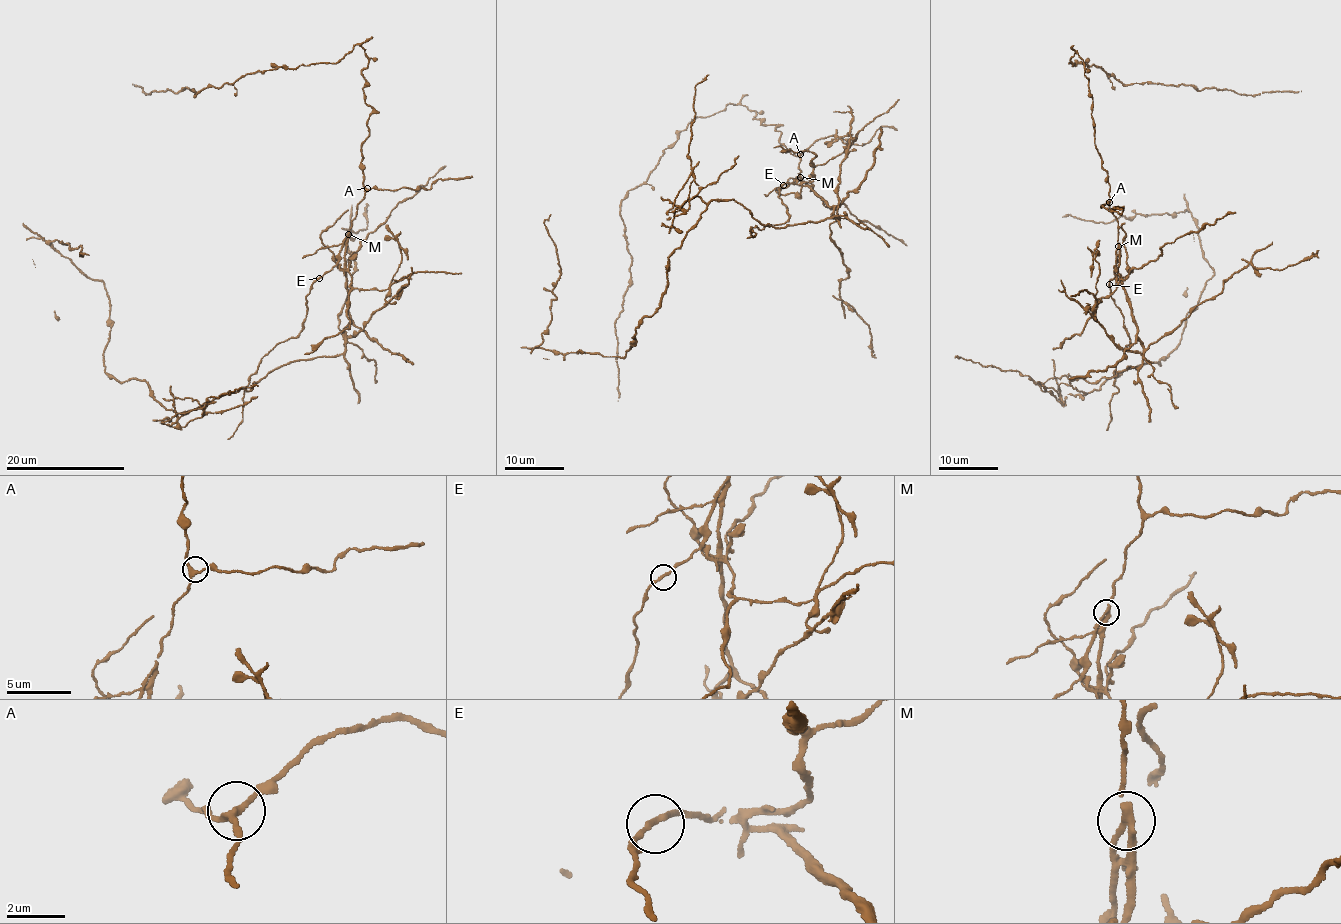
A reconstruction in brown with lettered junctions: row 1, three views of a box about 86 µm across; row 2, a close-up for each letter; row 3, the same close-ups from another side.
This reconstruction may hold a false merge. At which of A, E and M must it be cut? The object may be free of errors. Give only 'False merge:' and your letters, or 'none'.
False merge: M

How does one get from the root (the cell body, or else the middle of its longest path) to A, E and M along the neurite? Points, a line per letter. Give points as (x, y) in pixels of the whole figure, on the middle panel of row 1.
A: (831, 206), (798, 177), (800, 154)
E: (831, 206), (807, 186), (789, 182), (783, 185)
M: (831, 206), (800, 177)

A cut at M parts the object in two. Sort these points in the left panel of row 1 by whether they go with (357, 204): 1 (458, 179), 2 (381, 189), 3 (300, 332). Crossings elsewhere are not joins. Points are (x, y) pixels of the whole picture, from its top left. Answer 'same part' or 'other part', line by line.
1: same part
2: same part
3: same part

